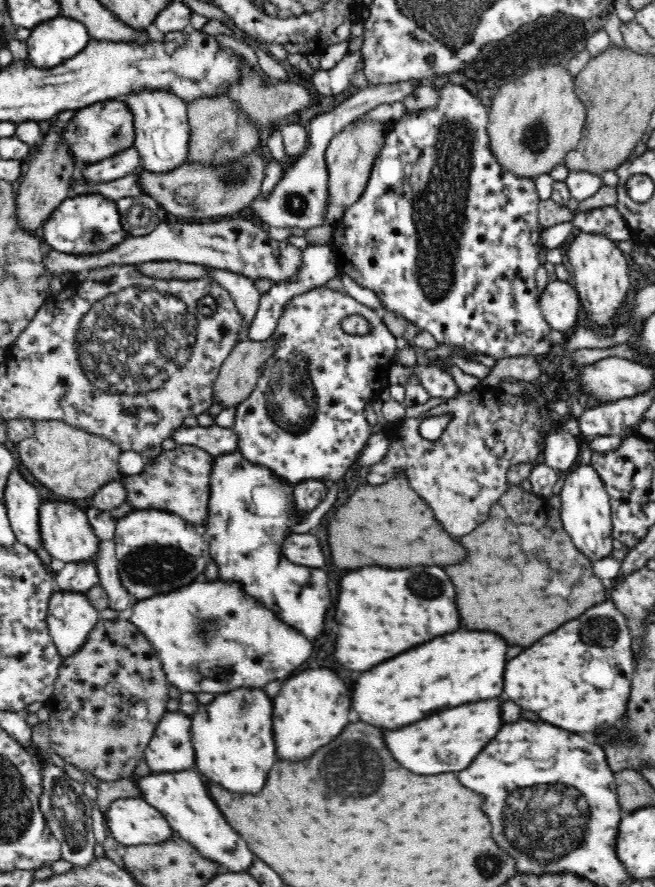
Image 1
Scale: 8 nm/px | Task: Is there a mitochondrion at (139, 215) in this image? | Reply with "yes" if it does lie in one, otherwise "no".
yes

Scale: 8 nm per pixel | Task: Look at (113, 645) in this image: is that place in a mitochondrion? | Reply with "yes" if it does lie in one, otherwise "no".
no

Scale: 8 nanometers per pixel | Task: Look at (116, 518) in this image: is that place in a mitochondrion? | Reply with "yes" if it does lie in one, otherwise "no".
no

